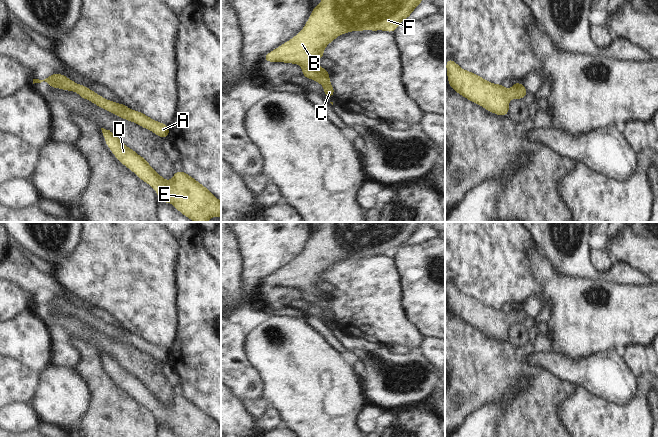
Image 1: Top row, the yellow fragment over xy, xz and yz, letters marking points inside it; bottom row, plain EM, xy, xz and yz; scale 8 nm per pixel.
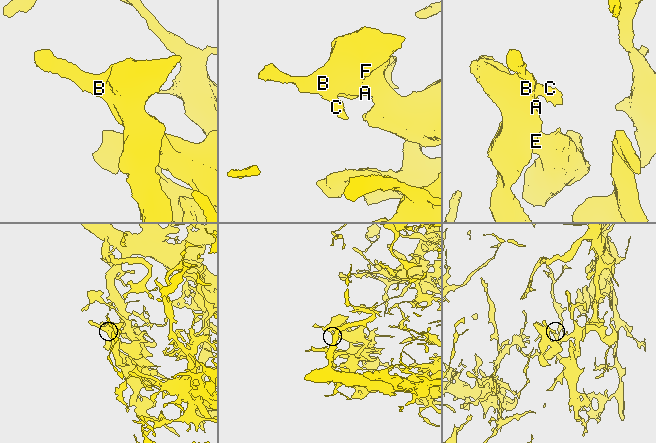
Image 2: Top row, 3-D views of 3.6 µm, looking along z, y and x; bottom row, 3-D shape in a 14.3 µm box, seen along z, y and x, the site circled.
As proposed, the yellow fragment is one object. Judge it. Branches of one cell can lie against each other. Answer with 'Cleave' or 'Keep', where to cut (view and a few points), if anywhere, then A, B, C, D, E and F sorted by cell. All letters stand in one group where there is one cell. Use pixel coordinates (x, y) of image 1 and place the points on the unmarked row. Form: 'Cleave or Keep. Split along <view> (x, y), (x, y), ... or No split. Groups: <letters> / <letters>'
Keep. No split. Groups: A B C D E F.

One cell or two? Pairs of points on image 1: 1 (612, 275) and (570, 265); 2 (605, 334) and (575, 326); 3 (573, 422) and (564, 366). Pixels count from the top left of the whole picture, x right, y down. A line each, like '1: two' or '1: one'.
1: one
2: one
3: two

